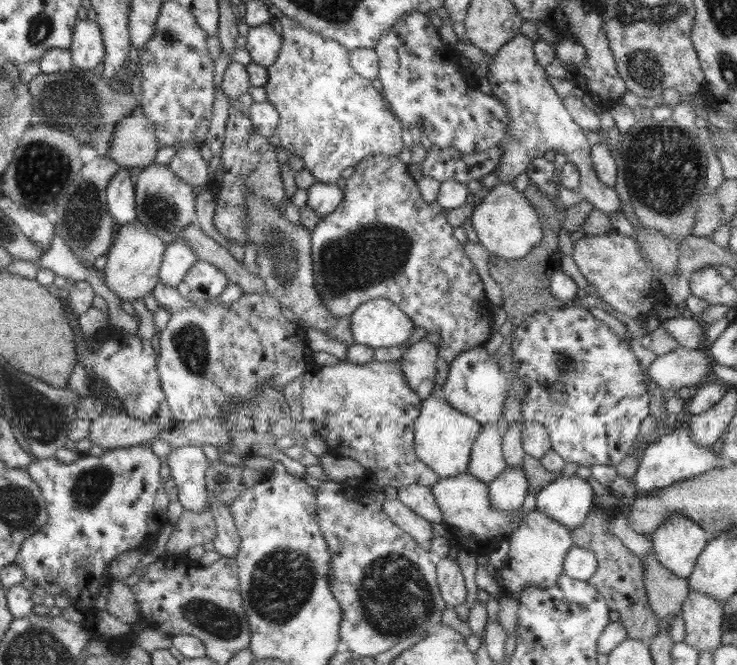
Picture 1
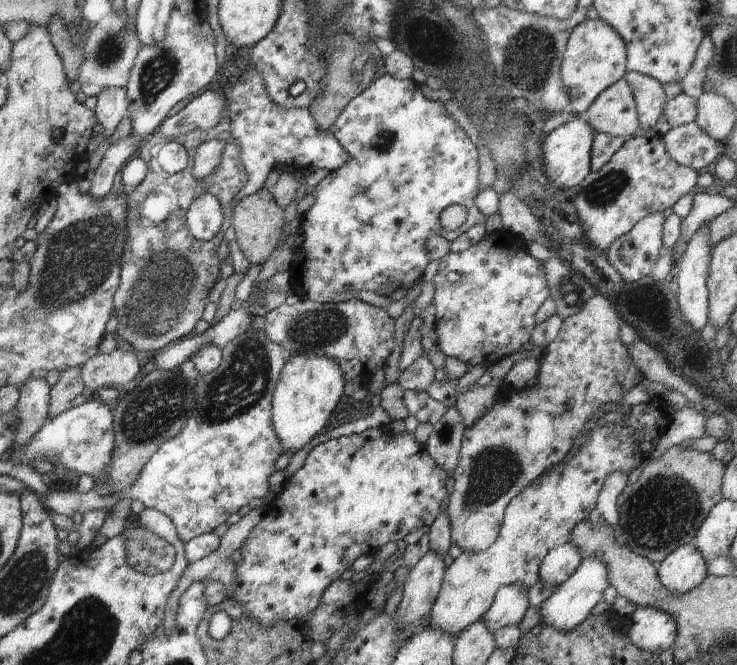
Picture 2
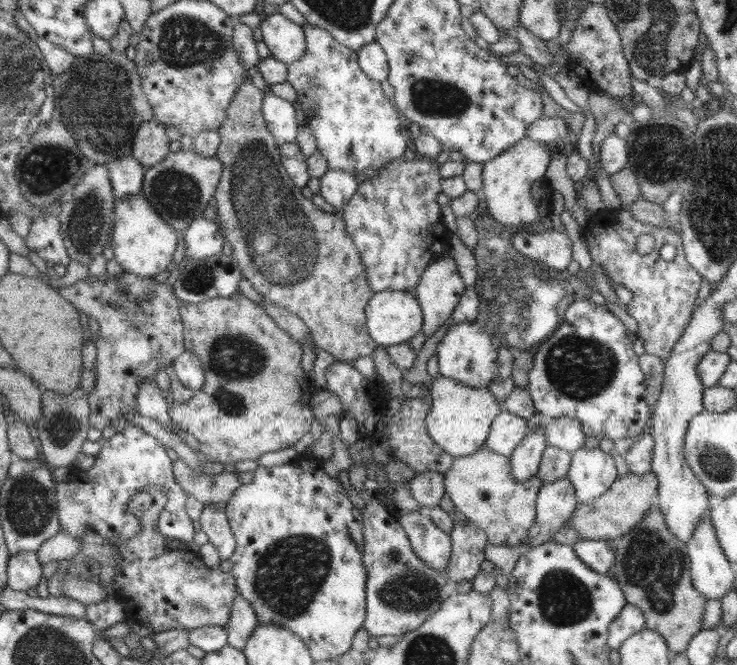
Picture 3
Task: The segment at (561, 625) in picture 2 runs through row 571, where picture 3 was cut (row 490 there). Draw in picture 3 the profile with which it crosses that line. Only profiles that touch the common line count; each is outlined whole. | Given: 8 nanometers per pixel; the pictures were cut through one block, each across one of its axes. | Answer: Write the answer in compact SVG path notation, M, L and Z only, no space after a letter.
M580 448L573 453L567 476L575 487L577 502L588 504L606 493L618 474L610 453L600 448Z

